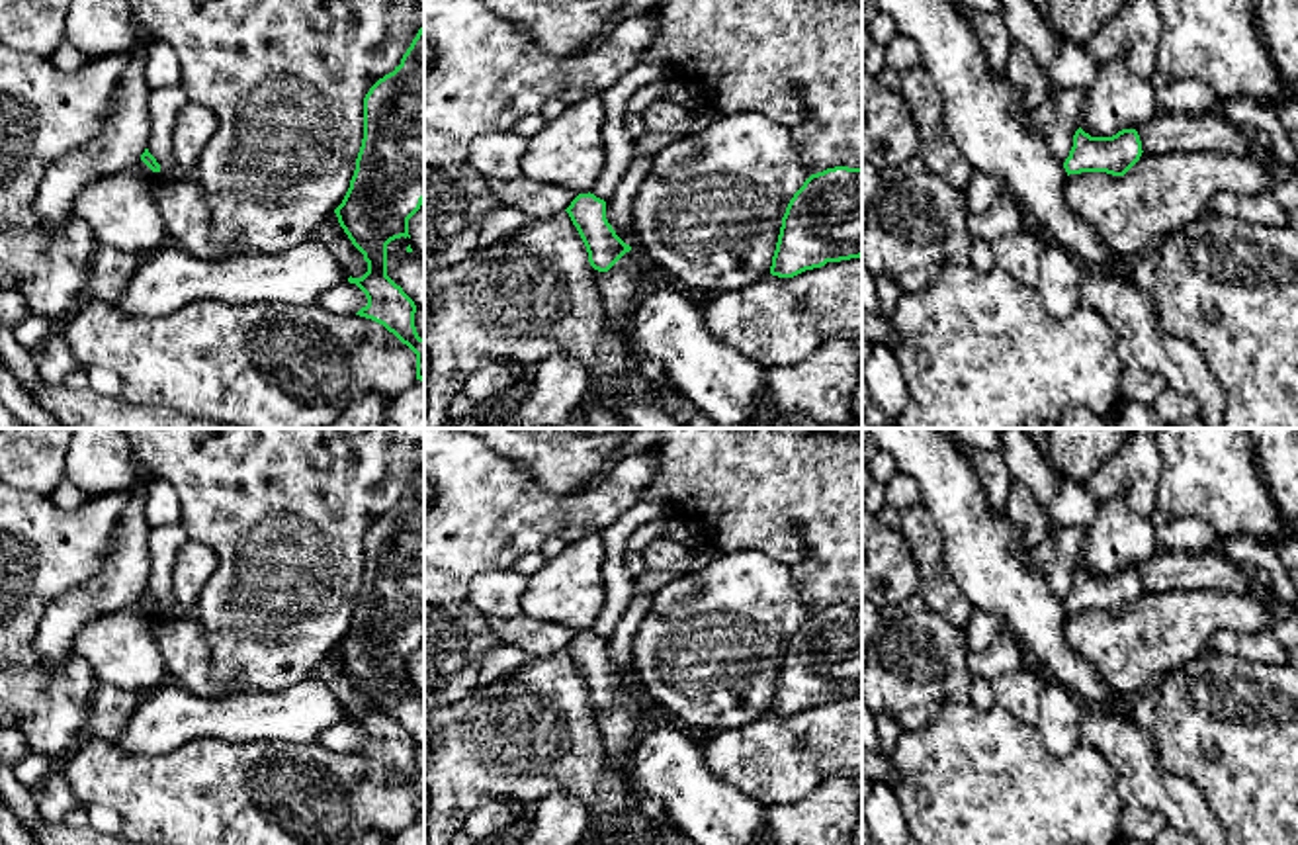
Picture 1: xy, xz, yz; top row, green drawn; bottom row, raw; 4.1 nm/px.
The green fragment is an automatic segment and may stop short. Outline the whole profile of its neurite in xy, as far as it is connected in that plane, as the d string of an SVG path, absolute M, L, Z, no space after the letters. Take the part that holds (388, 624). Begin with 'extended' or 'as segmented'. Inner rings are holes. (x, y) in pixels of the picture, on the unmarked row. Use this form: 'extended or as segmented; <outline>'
as segmented; M424 464L393 511L379 516L364 536L364 577L356 608L342 642L334 647L340 665L364 692L368 710L348 716L368 735L356 753L371 757L393 771L416 792L416 818L424 820L424 777L414 765L414 739L387 714L387 683L409 675L409 657L424 640Z

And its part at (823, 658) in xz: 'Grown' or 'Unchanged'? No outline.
Unchanged

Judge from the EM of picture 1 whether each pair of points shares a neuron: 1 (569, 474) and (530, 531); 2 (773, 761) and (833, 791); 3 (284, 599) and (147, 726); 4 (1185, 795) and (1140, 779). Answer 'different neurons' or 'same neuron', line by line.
1: different neurons
2: different neurons
3: different neurons
4: same neuron

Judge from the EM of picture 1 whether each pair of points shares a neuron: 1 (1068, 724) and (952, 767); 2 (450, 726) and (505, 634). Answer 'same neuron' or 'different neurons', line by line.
1: different neurons
2: different neurons

